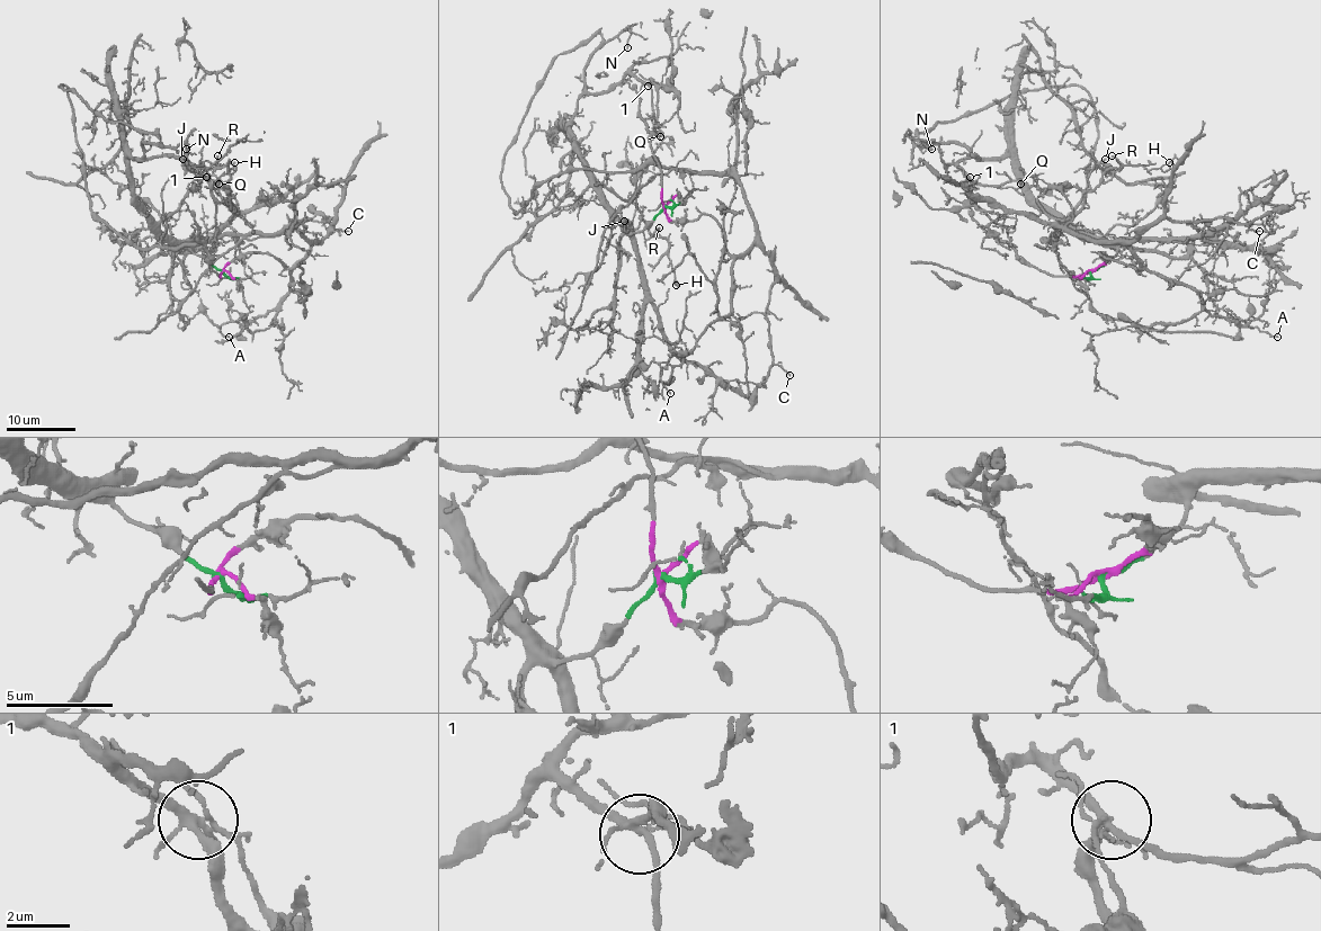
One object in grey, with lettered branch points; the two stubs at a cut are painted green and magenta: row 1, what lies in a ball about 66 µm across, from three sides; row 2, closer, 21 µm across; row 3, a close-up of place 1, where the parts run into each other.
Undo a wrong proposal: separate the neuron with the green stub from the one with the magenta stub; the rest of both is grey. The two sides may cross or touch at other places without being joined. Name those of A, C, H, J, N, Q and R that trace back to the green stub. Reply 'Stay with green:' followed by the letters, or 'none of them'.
Stay with green: H, J, N, Q, R

